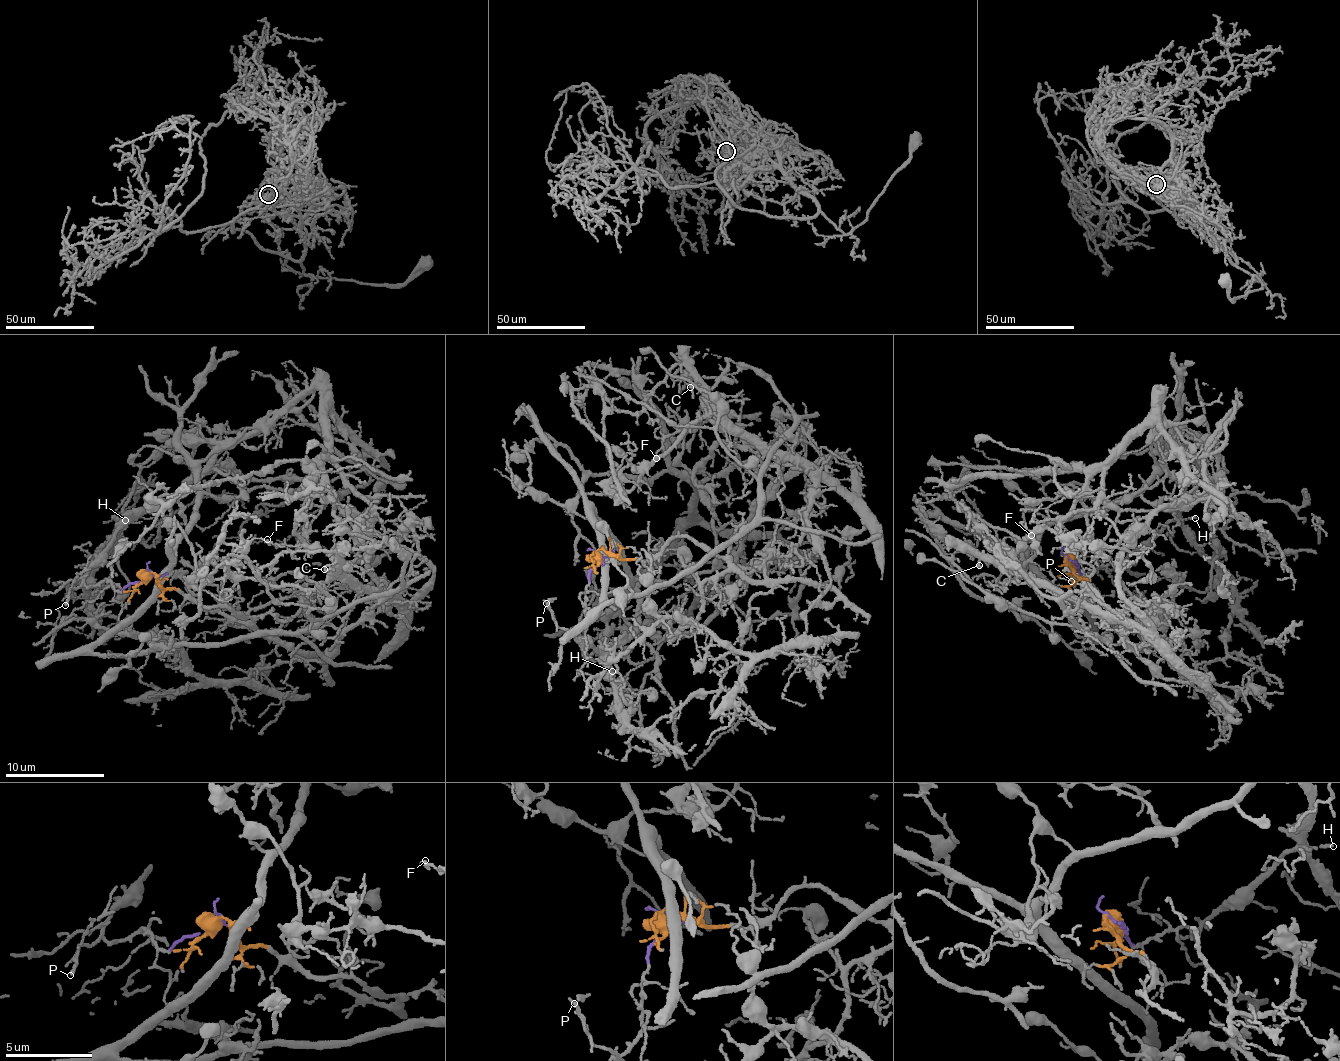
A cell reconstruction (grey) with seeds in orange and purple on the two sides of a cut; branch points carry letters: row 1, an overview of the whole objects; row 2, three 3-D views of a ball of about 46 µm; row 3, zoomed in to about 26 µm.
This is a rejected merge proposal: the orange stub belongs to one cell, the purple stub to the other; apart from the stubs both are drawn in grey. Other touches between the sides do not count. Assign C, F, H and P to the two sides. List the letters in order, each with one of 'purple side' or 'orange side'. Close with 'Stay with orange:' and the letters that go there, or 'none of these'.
C: orange side
F: orange side
H: purple side
P: purple side
Stay with orange: C, F

